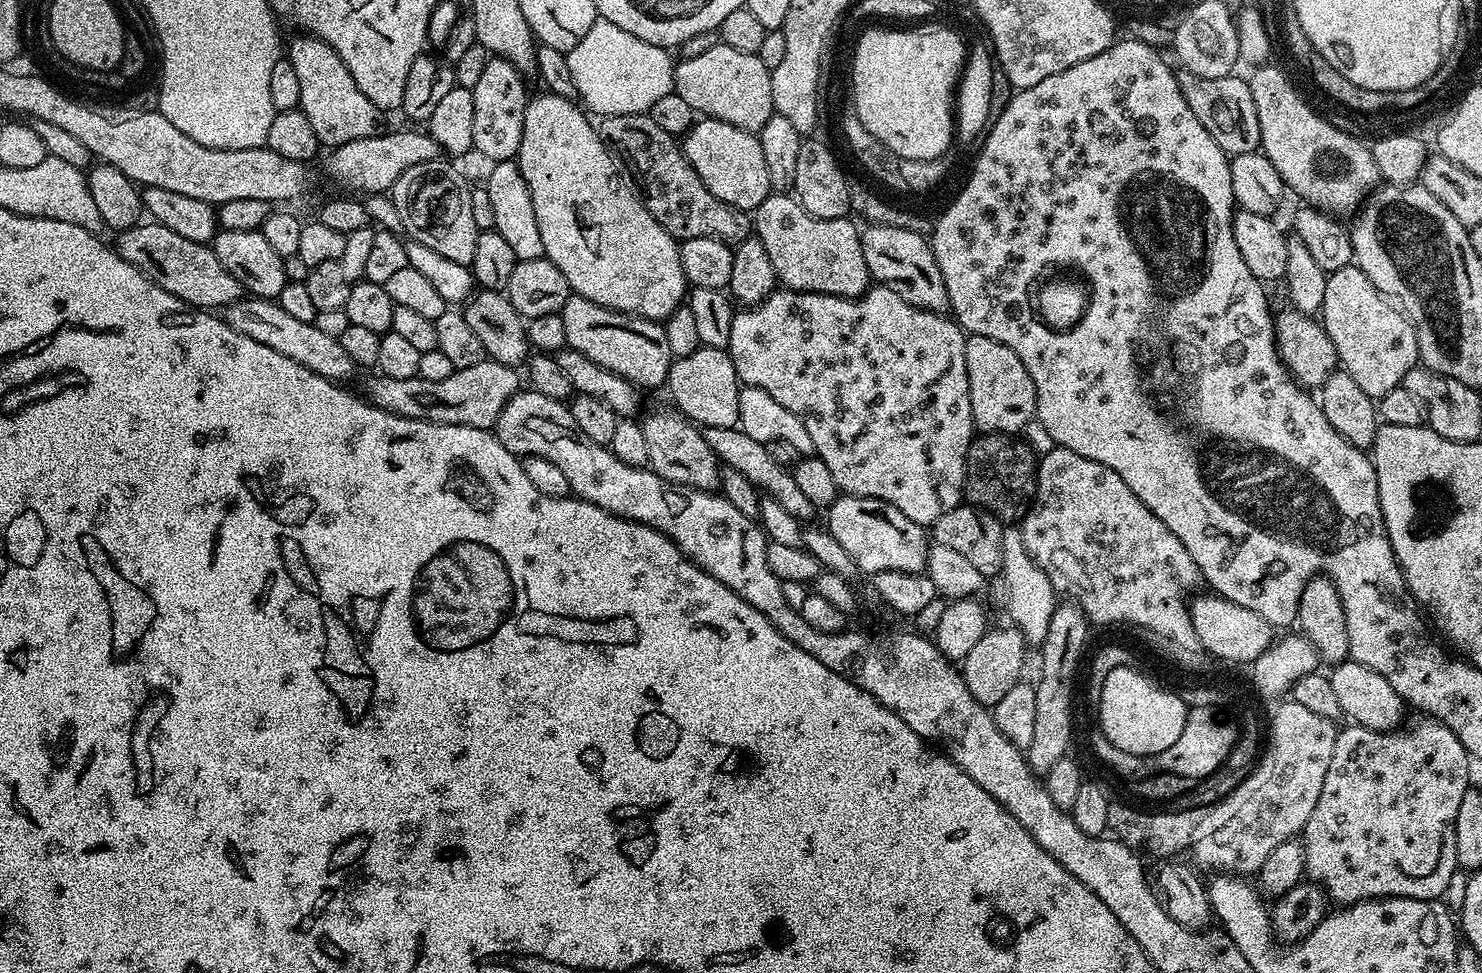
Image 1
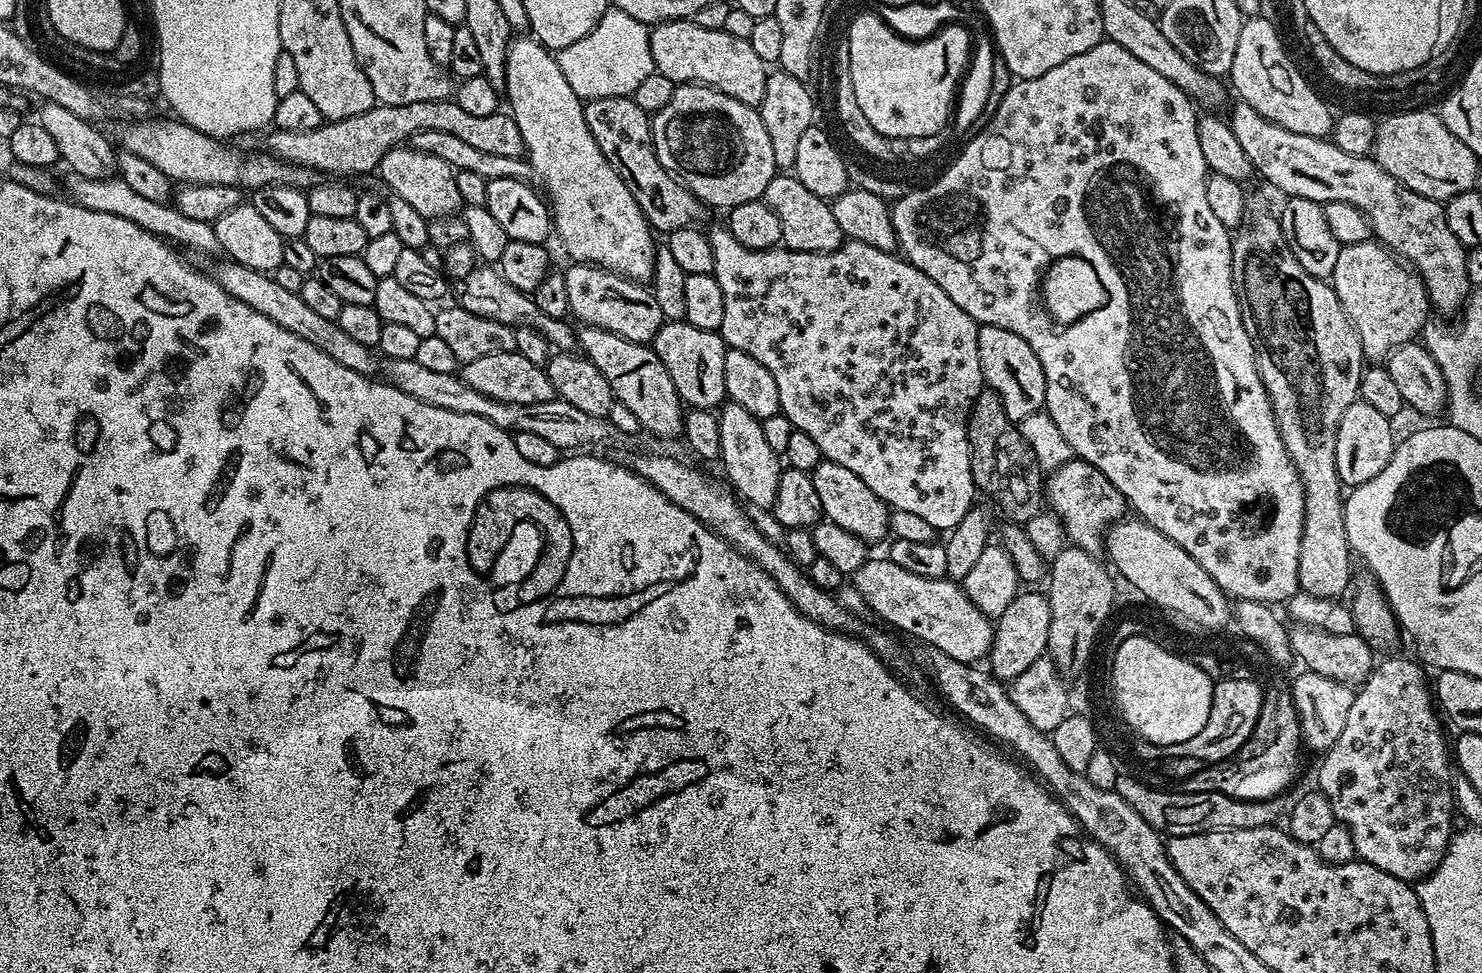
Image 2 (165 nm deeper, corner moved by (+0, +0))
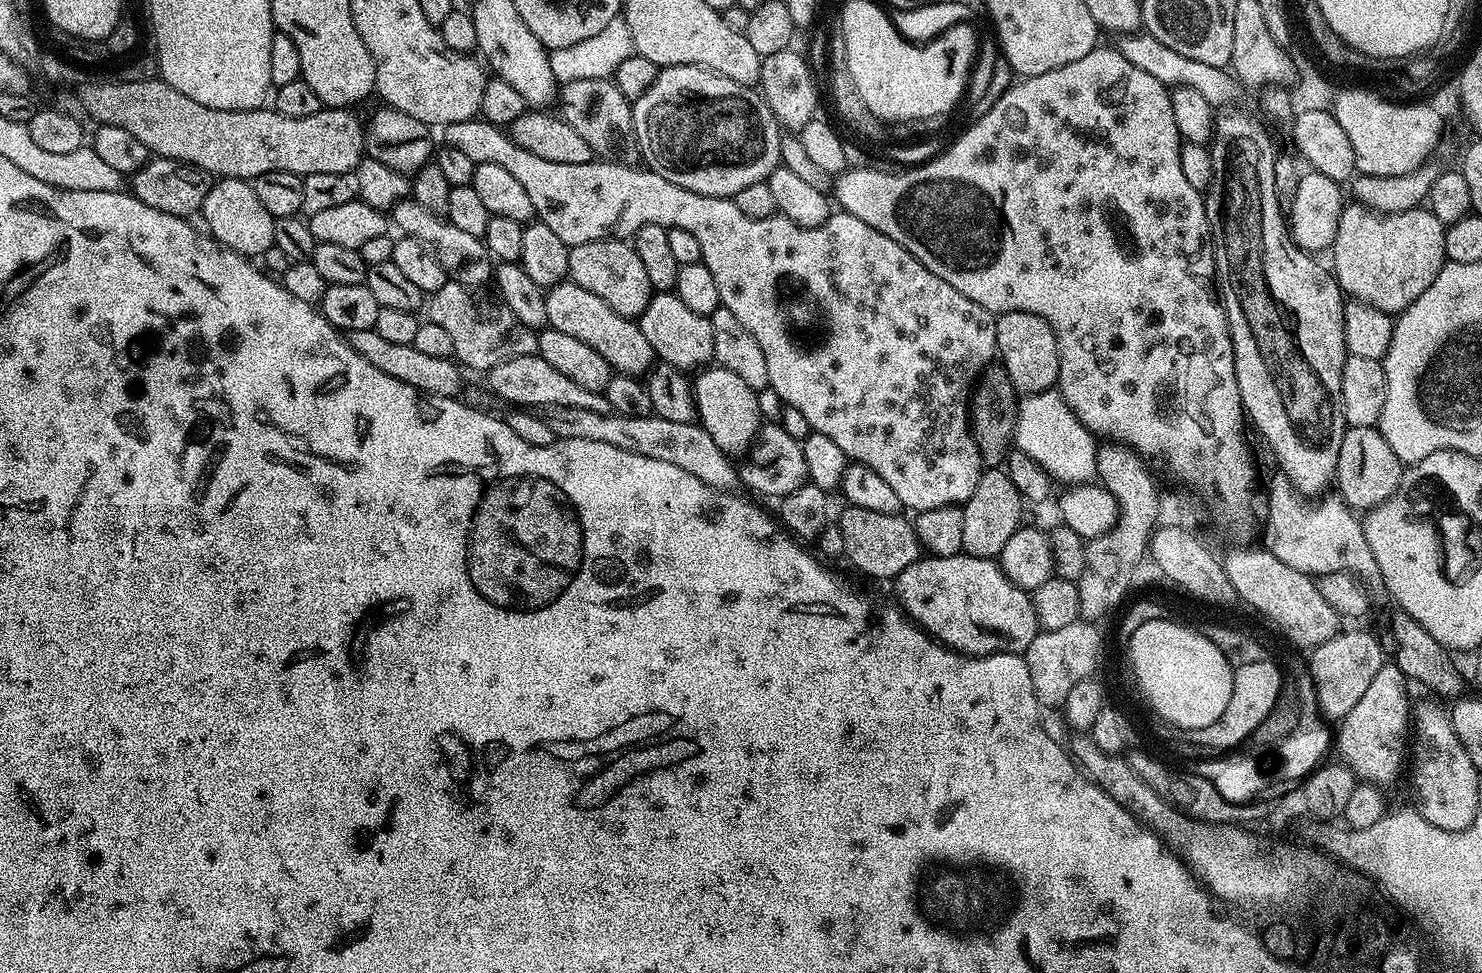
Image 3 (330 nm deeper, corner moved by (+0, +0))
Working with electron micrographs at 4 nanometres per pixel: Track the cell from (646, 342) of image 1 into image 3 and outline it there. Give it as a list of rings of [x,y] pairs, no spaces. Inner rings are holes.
[[[615,238],[582,242],[582,246],[569,248],[568,276],[584,290],[598,294],[610,310],[629,318],[640,317],[654,295],[650,278],[646,278],[646,270],[642,266],[642,258],[638,258],[631,243]]]

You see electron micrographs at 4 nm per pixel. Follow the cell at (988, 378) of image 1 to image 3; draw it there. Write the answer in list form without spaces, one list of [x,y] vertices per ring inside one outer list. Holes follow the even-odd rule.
[[[1002,312],[996,316],[996,351],[999,363],[1003,364],[1006,374],[1010,374],[1010,382],[1016,387],[1017,393],[1027,394],[1030,392],[1047,392],[1057,387],[1060,378],[1060,347],[1056,341],[1056,332],[1050,326],[1050,322],[1043,319],[1036,313],[1030,312]]]

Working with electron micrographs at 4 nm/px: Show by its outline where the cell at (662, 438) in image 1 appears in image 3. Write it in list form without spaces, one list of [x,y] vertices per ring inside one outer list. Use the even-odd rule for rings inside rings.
[[[565,278],[559,284],[553,284],[544,294],[546,302],[547,327],[562,330],[564,334],[574,334],[588,346],[594,346],[602,358],[611,364],[616,372],[624,372],[627,376],[643,377],[654,363],[654,353],[650,342],[646,342],[646,334],[642,334],[639,323],[635,319],[618,314],[592,294],[584,290],[571,278]]]

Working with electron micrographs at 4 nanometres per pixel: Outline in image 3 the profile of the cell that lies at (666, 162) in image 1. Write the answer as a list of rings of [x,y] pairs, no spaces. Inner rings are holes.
[[[578,78],[574,82],[560,84],[559,104],[560,119],[574,126],[574,131],[589,143],[599,159],[613,162],[632,162],[637,159],[638,149],[632,121],[633,101],[627,100],[622,90],[618,90],[615,79]]]

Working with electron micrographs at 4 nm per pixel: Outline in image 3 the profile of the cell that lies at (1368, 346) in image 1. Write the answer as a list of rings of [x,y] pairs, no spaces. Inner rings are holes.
[[[1359,202],[1345,203],[1338,218],[1338,232],[1330,249],[1332,255],[1331,271],[1340,283],[1341,292],[1349,297],[1364,300],[1370,306],[1389,314],[1399,314],[1410,307],[1418,297],[1438,278],[1444,269],[1443,224],[1427,207],[1411,208],[1398,214],[1384,215],[1383,212],[1373,212]]]

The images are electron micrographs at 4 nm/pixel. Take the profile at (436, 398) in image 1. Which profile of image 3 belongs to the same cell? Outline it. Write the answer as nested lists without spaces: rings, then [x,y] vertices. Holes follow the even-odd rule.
[[[538,354],[503,360],[498,366],[488,369],[486,379],[502,399],[509,400],[512,406],[523,406],[528,410],[540,410],[549,404],[599,412],[607,412],[610,408],[604,395],[586,390],[586,386],[578,386],[574,378],[566,378],[562,370],[554,370],[554,366],[550,366],[550,362],[543,360]]]

